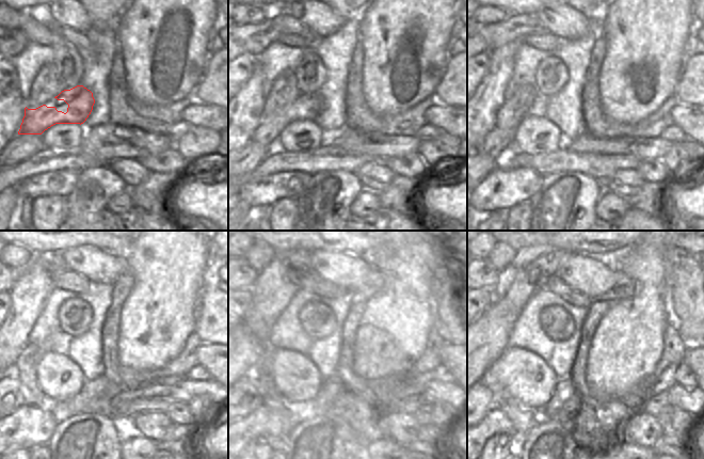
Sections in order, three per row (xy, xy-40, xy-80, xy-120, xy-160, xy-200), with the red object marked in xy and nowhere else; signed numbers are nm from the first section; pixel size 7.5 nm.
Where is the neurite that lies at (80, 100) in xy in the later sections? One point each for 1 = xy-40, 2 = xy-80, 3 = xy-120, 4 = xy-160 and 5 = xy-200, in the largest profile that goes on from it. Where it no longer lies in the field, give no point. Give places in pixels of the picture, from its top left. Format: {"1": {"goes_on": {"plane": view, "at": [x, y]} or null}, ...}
{"1": {"goes_on": {"plane": "xy-40", "at": [267, 133]}}, "2": {"goes_on": {"plane": "xy-80", "at": [496, 143]}}, "3": {"goes_on": {"plane": "xy-120", "at": [11, 398]}}, "4": {"goes_on": {"plane": "xy-160", "at": [250, 393]}}, "5": {"goes_on": {"plane": "xy-200", "at": [489, 399]}}}

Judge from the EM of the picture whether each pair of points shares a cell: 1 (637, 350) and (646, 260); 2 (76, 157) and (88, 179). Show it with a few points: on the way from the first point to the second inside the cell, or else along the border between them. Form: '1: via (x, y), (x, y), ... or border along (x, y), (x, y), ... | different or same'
1: via (637, 328), (646, 303), (646, 283) | same
2: border along (107, 165), (96, 165), (80, 171) | different

